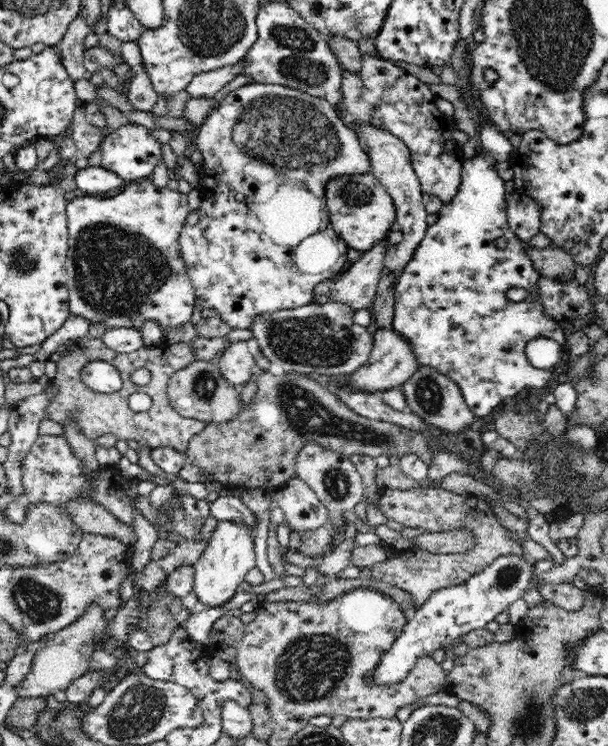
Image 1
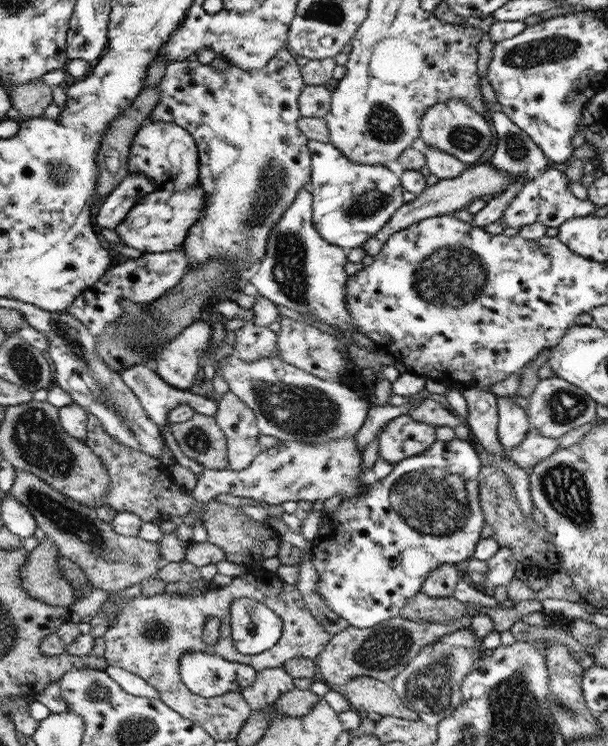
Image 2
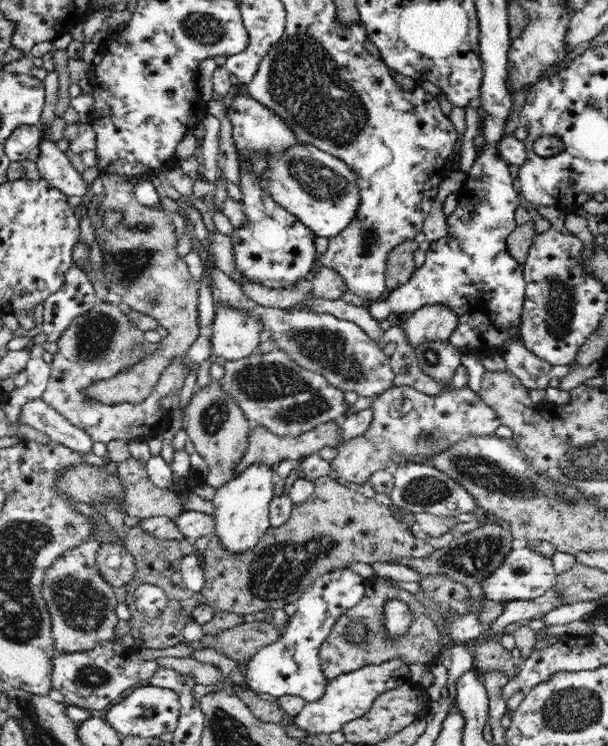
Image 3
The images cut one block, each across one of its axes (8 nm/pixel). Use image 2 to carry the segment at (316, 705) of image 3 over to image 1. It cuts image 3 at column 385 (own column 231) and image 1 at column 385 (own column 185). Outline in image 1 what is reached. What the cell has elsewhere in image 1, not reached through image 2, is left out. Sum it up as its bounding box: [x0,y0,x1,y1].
[376,556,534,683]

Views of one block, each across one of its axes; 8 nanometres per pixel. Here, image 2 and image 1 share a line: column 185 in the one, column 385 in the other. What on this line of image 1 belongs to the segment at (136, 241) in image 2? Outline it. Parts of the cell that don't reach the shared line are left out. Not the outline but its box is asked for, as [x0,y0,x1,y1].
[326,172,397,250]

